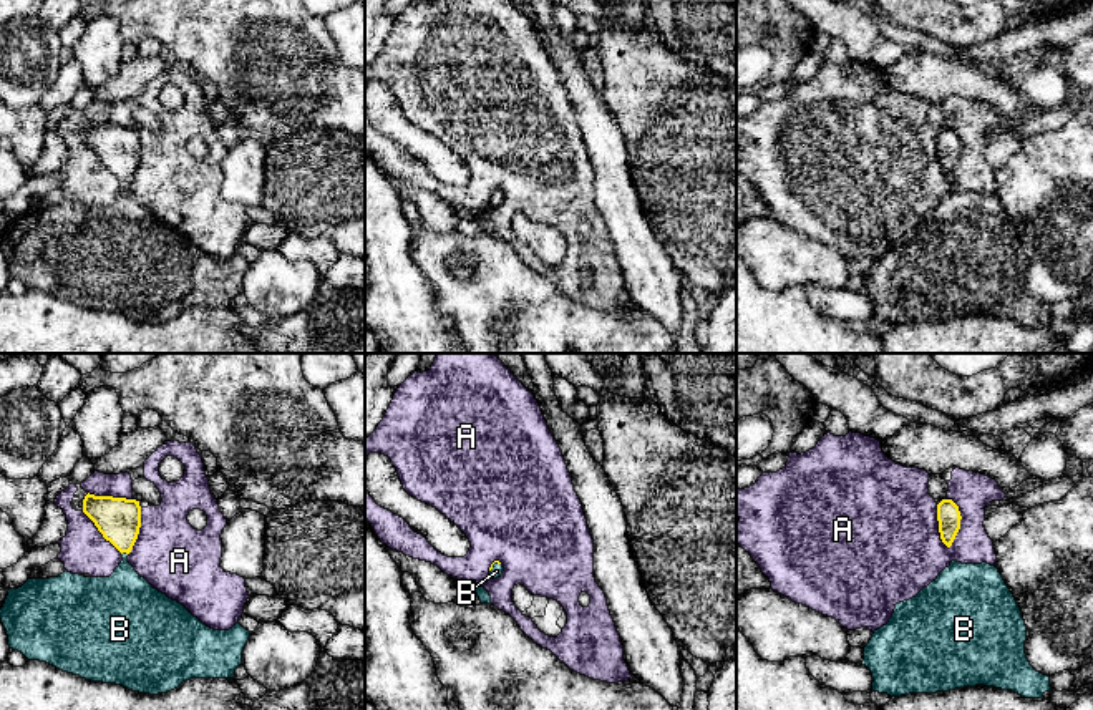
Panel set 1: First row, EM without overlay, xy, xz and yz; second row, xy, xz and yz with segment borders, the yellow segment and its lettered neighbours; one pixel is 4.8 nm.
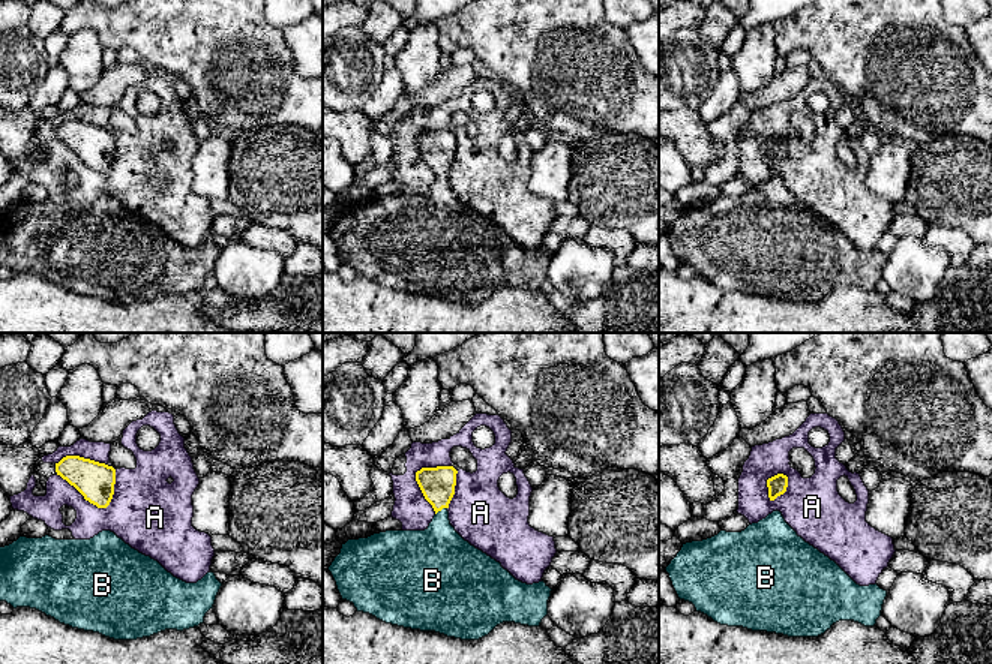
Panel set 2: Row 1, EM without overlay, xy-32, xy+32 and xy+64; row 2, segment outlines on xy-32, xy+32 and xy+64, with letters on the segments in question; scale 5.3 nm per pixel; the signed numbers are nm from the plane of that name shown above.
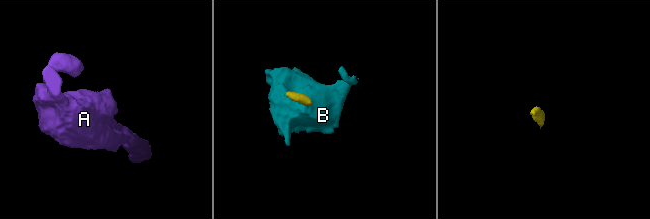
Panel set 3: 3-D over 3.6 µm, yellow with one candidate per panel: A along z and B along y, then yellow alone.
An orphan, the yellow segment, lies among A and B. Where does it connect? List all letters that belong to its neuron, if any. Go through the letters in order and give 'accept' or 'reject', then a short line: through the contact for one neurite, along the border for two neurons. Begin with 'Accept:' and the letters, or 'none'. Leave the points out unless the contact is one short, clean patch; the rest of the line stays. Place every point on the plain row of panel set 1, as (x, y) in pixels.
Accept: B
A: reject
B: accept; line xy (118, 148), (125, 179), (125, 231)

